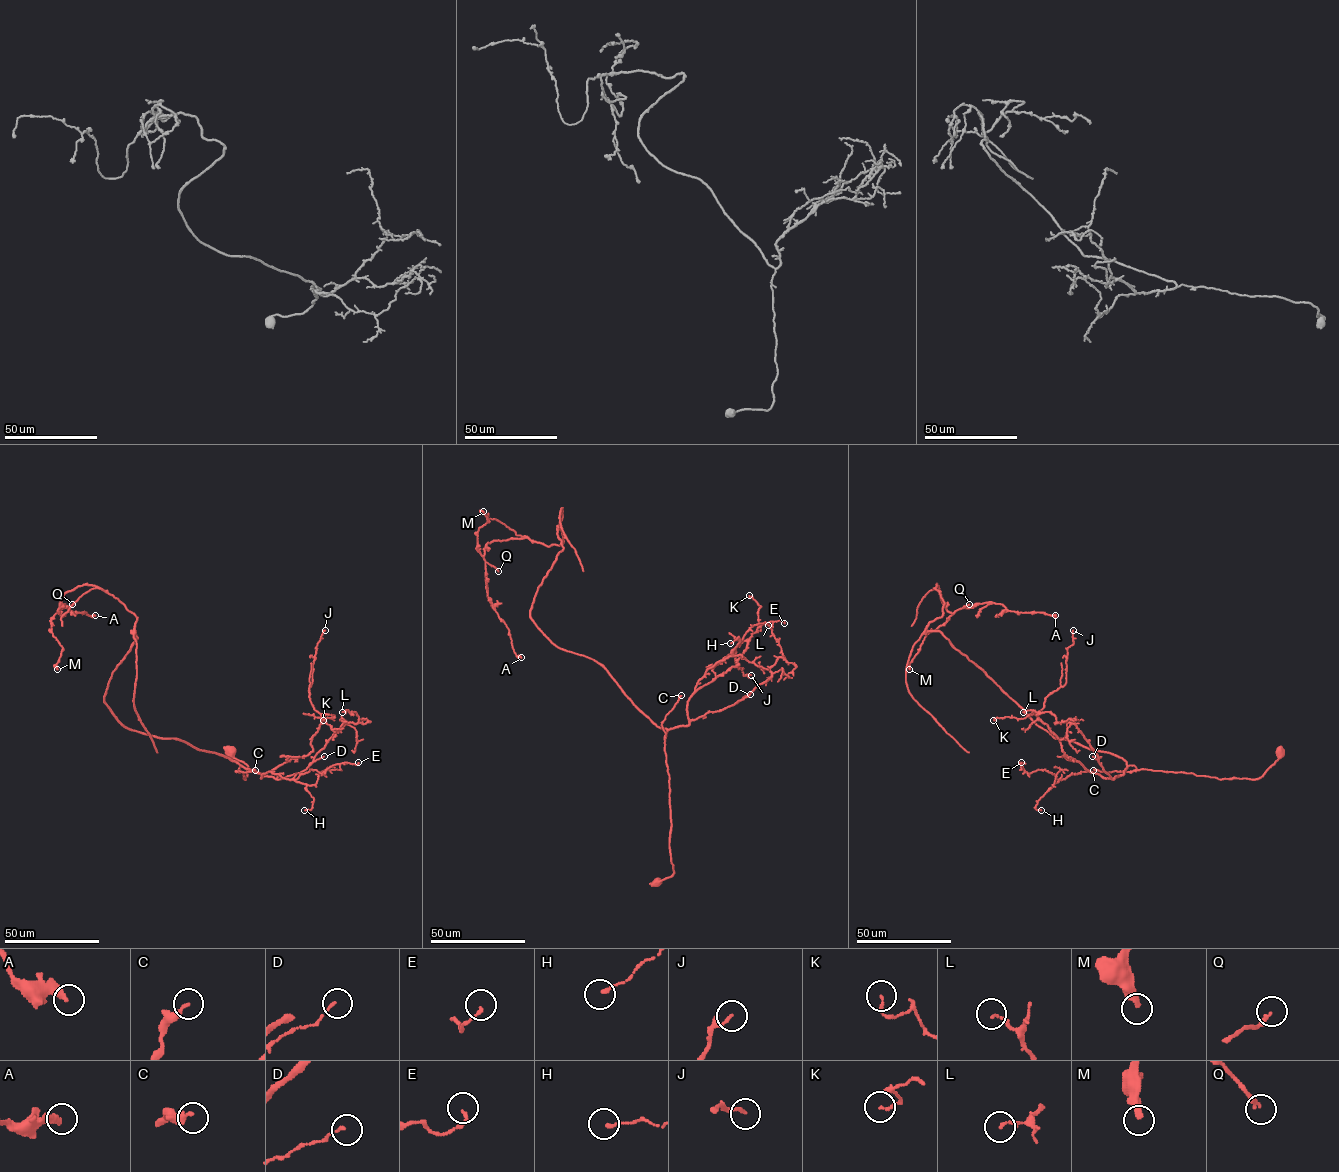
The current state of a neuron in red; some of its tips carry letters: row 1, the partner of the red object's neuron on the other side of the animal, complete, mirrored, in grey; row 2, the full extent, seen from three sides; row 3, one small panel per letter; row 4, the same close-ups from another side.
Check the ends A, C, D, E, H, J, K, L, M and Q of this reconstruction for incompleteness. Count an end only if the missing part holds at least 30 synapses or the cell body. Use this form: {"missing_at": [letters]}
{"missing_at": []}

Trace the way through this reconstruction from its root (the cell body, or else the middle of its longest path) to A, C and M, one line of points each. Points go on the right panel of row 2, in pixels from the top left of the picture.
A: (1280, 752), (1256, 779), (1137, 770), (1055, 738), (924, 632), (943, 614), (936, 584), (952, 613), (1055, 615)
C: (1280, 752), (1279, 757), (1256, 779), (1218, 779), (1145, 769), (1130, 772), (1093, 770)
M: (1280, 752), (1257, 778), (1218, 779), (1055, 738), (924, 632), (943, 614), (936, 584), (954, 612), (909, 669)

